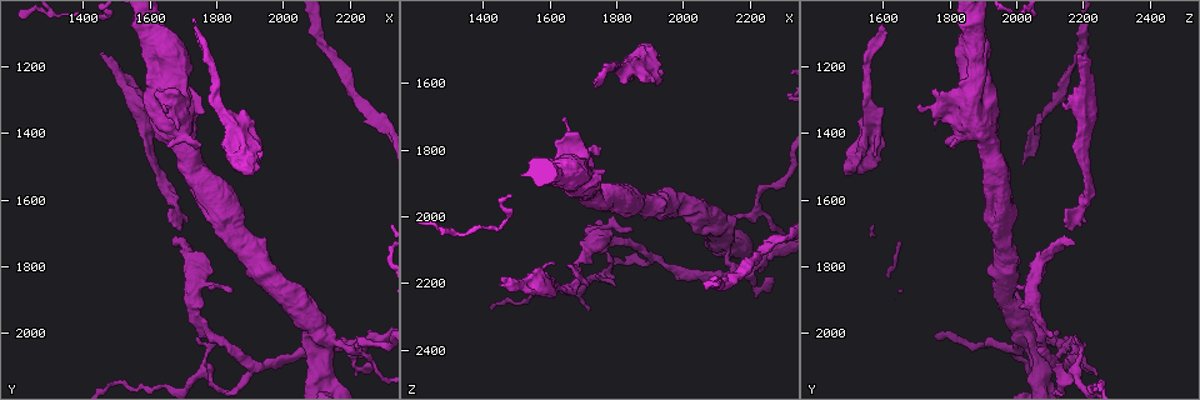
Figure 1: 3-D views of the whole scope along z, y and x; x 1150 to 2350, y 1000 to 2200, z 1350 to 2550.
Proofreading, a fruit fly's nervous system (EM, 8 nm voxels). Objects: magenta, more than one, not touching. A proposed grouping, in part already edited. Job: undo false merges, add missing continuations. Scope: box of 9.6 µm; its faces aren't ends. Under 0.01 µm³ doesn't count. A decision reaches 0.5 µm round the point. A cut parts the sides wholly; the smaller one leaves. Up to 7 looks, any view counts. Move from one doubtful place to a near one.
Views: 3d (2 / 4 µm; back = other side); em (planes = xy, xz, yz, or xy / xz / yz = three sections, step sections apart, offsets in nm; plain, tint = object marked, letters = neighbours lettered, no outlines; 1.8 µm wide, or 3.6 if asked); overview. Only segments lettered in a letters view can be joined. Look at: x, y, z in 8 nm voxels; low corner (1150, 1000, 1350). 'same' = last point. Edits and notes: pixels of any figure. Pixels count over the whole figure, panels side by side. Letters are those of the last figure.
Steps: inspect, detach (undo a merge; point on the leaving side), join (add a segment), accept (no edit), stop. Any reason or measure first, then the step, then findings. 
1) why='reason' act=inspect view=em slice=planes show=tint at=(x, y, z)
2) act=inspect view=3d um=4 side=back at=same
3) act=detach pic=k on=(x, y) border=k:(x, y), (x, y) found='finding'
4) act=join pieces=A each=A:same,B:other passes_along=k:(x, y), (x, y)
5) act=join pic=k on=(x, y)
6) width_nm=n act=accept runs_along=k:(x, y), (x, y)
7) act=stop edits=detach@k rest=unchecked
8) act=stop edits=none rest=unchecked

act=inspect view=em slice=planes show=letters at=(1670, 1610, 2190)

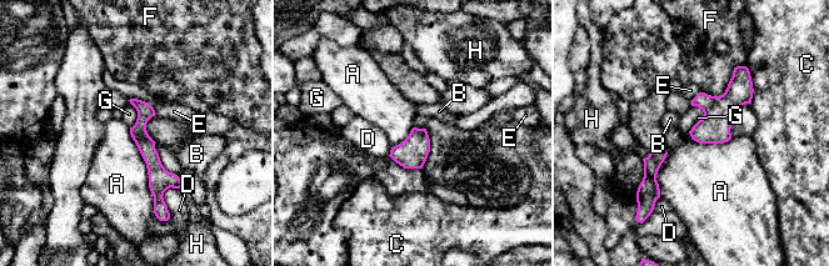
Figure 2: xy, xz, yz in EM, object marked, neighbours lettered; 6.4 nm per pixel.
act=accept each=A:other,B:other,C:other,D:other,E:other,F:other,G:other,H:other border=2:(129, 128), (145, 164), (155, 214) found='all the same neuron'

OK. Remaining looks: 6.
why='an open end' act=inspect view=3d um=4 side=back at=(1740, 1080, 1610)

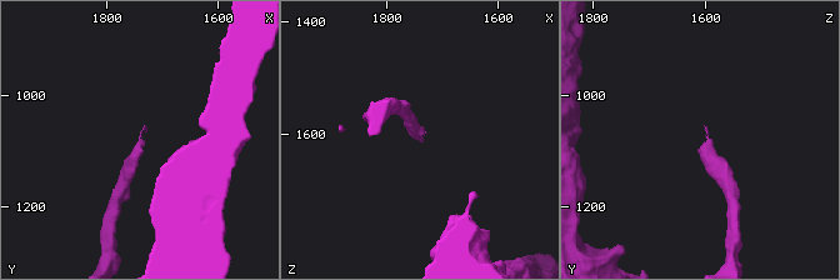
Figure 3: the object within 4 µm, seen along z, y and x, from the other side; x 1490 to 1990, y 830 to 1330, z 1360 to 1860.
act=inspect view=em slice=yz step=8 show=letters at=(1740, 1075, 1600)

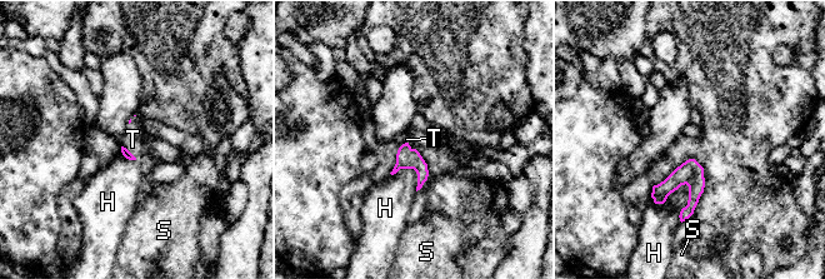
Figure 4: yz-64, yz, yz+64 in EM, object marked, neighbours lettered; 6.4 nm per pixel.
act=join pieces=T each=H:other,S:other,T:same found='it goes on there'

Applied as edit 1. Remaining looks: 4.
act=inspect view=overview

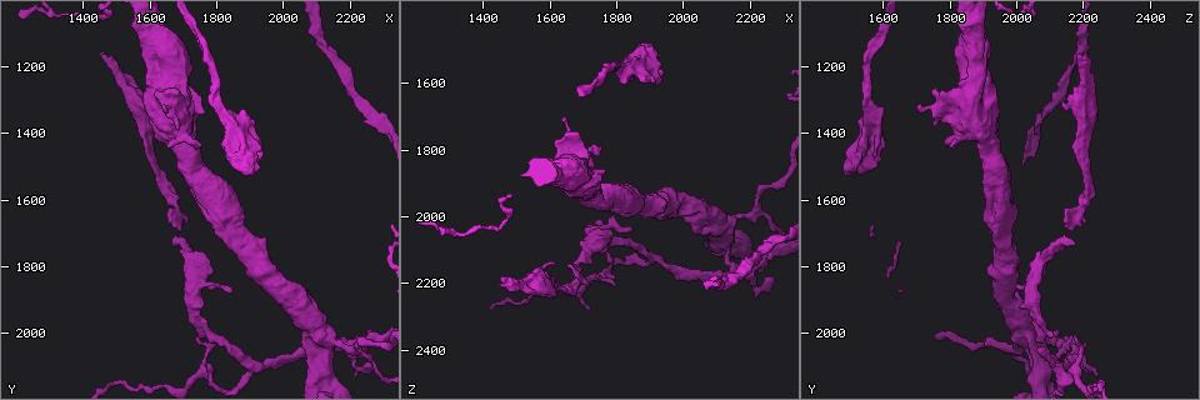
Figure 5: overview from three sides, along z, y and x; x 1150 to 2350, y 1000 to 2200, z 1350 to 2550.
why='an open end' act=inspect view=3d um=2 at=(1740, 1440, 1820)

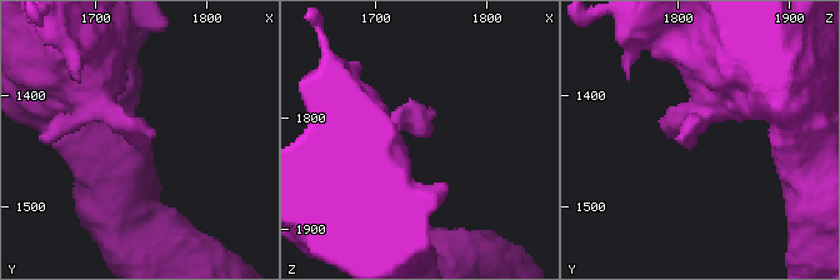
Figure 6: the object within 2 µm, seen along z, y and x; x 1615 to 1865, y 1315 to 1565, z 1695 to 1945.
act=inspect view=em slice=xy step=16 show=tint at=(1746, 1448, 1812)

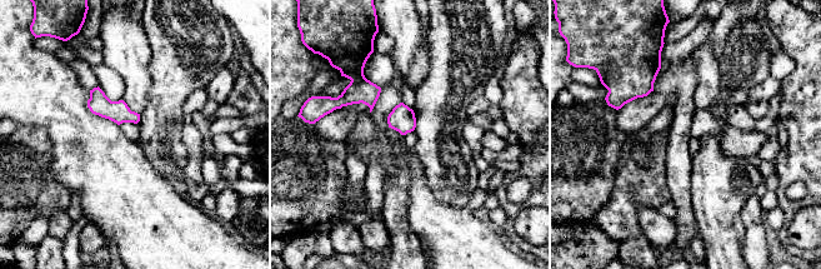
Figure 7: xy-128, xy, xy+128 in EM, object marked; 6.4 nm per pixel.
act=inspect view=em slice=planes show=letters at=same

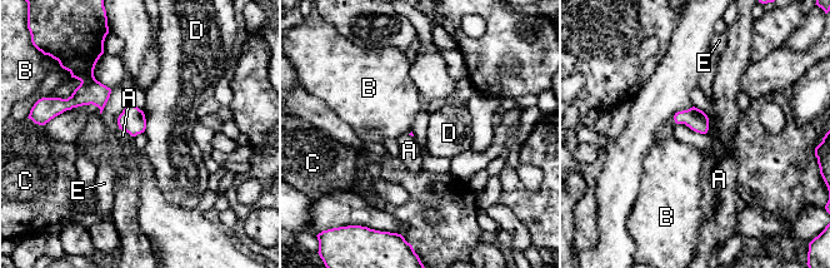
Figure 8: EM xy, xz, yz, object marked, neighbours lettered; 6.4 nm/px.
act=accept each=A:other,B:other,C:other,D:other,E:other border=8:(143, 112), (145, 119), (144, 132) found='none of them fits'

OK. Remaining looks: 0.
act=stop edits=join@4 rest=unchecked

